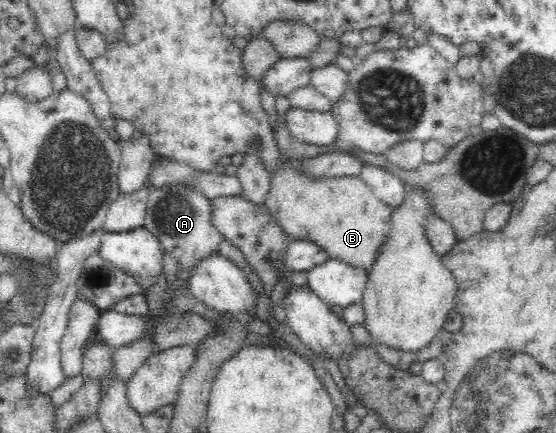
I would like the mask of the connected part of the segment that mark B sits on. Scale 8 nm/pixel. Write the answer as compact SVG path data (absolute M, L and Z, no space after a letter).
M282 159L281 167L271 173L270 189L263 205L272 219L291 240L309 240L321 247L331 259L338 259L353 267L359 267L369 274L378 254L389 235L391 213L395 206L389 206L373 195L372 189L359 176L341 176L333 179L311 179L296 169L295 159Z

